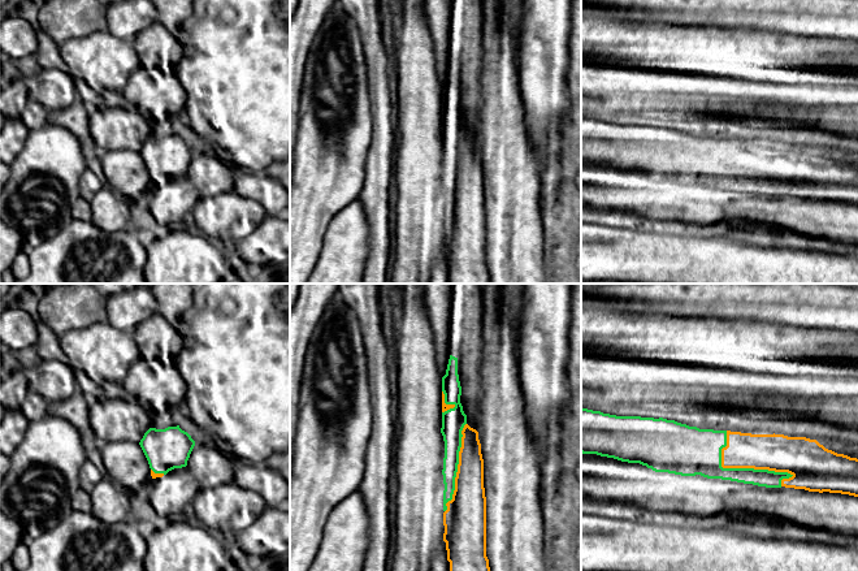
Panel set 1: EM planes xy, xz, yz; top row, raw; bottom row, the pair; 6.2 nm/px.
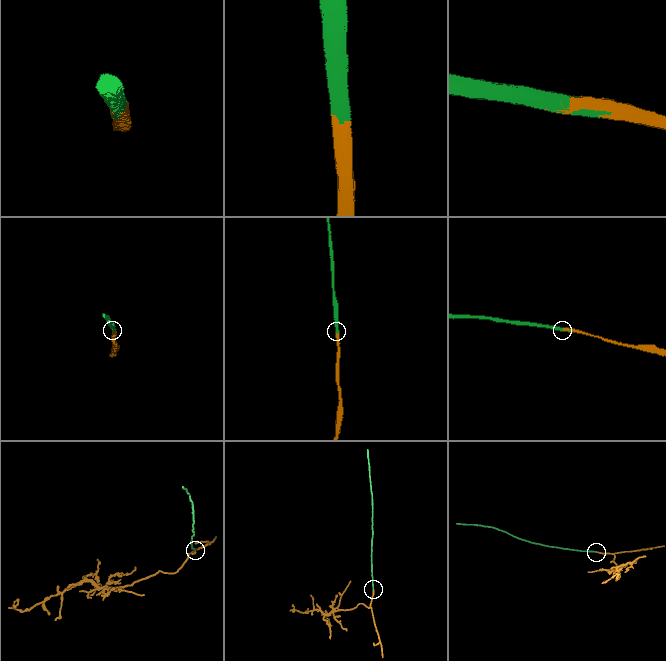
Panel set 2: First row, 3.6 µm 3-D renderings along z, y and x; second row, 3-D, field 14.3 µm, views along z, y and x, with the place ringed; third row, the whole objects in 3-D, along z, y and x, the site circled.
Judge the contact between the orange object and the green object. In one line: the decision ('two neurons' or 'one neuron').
one neuron

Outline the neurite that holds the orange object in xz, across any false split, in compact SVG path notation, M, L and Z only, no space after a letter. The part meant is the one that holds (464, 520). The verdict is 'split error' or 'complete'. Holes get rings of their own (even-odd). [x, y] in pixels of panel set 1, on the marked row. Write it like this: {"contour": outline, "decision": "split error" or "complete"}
{"contour": "M450 355L446 375L442 377L443 541L446 542L450 571L490 571L486 557L486 497L481 444L478 432L467 424L460 395L458 358Z", "decision": "split error"}

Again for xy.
{"contour": "M177 425L165 429L150 428L139 445L148 460L151 476L156 479L174 468L186 467L195 441Z", "decision": "split error"}

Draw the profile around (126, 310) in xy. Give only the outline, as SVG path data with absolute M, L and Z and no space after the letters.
M144 284L107 298L107 321L126 333L133 333L156 310L157 302Z

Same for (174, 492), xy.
M182 467L151 479L144 496L157 516L169 518L188 511L202 486L188 468Z

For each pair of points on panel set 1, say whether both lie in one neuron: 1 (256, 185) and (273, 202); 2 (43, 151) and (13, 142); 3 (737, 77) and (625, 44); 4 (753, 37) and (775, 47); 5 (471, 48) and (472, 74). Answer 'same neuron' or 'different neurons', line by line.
1: same neuron
2: different neurons
3: same neuron
4: same neuron
5: same neuron

